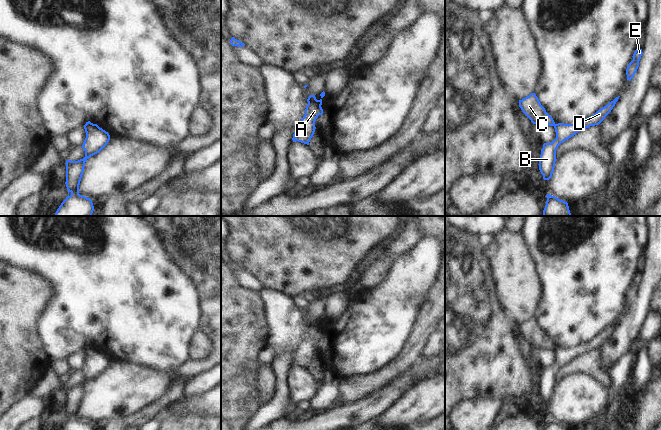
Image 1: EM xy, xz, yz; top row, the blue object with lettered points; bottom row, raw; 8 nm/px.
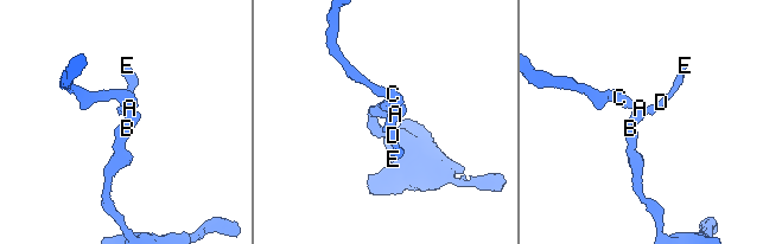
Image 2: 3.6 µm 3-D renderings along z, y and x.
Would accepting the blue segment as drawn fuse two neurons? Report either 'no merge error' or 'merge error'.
merge error

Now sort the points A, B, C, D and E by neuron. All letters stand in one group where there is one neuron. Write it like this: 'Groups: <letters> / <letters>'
Groups: A B D E / C.

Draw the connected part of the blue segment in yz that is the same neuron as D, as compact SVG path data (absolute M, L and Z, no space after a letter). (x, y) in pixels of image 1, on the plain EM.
M620 320L609 326L606 330L599 333L594 339L583 342L573 348L558 347L555 348L556 362L551 367L544 367L539 382L539 394L544 404L552 401L556 386L556 374L564 365L568 364L576 357L589 352L590 350L599 349L605 341L611 336Z

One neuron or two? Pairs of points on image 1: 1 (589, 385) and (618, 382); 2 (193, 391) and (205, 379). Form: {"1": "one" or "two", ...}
{"1": "two", "2": "one"}

